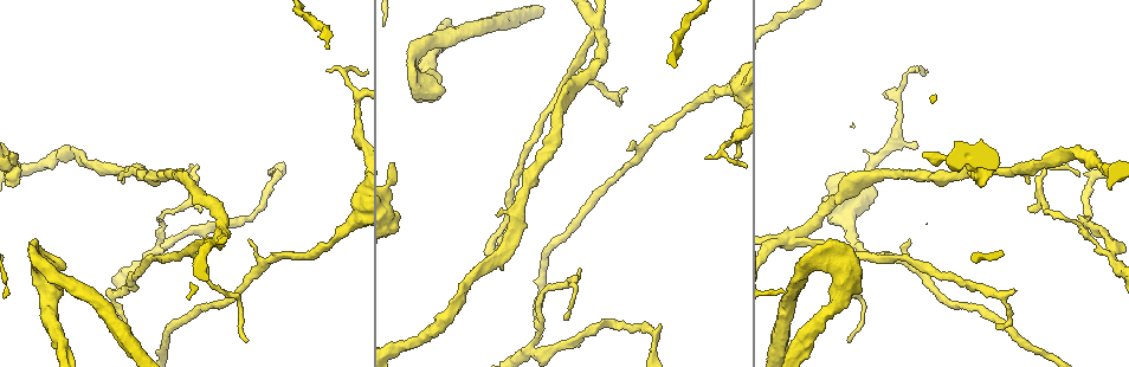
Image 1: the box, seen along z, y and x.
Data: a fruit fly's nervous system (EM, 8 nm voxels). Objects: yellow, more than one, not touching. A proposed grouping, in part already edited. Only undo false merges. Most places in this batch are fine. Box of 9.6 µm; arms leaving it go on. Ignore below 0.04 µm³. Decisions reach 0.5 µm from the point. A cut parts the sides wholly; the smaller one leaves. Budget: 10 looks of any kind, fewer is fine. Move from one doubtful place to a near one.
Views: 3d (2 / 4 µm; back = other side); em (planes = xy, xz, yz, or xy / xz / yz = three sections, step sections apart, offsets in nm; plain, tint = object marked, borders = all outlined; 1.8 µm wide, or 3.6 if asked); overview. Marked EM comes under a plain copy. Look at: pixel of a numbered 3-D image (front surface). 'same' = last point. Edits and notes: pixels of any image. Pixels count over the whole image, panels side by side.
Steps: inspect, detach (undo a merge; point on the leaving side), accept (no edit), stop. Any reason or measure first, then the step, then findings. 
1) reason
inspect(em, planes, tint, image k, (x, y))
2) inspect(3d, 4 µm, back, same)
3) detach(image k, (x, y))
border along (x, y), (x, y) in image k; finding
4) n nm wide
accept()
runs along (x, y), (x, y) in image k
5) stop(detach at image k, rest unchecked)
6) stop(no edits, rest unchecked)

inspect(em, 3.6 µm, yz, step 8, tint, image 1, (419, 81))

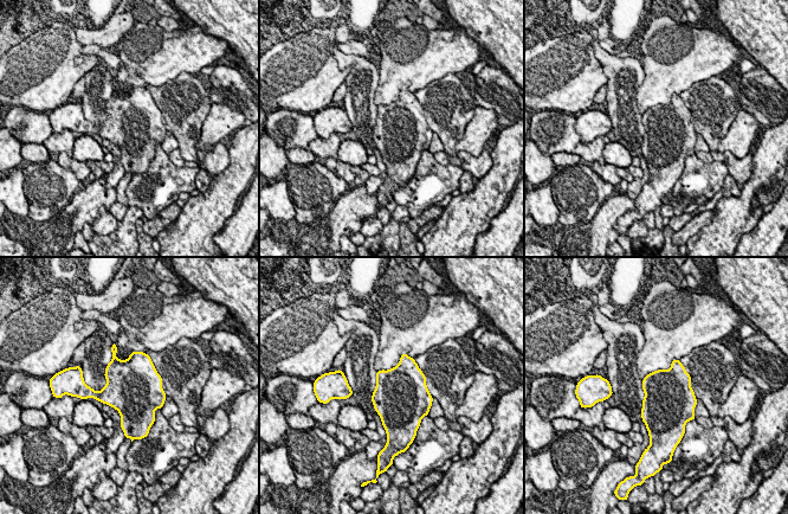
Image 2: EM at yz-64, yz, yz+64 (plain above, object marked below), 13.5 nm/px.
another direction
inspect(em, 3.6 µm, planes, tint, same)

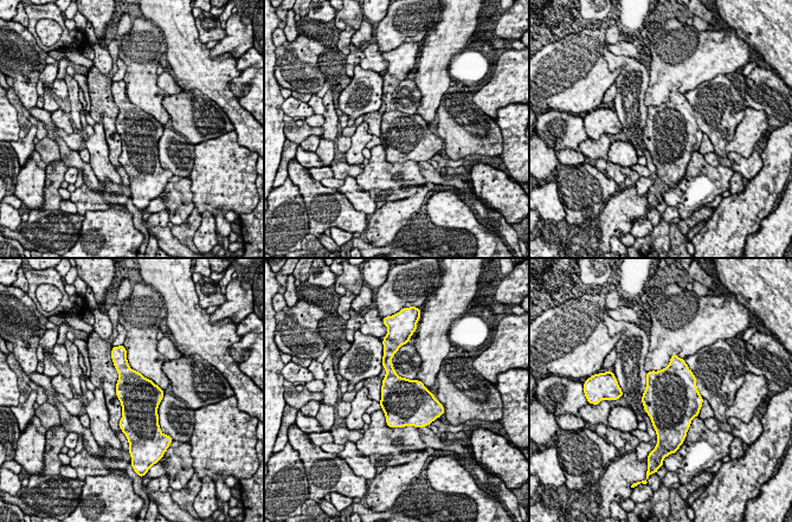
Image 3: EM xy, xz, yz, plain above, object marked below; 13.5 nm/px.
accept()
all the same neuron

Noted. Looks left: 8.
thick turns thin
inspect(3d, 2 µm, image 1, (977, 173))

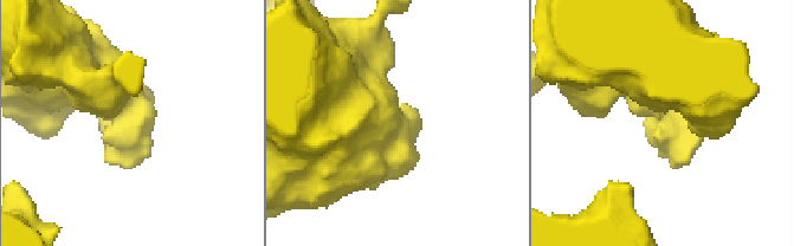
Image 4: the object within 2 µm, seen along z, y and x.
inspect(em, planes, tint, image 4, (132, 130))

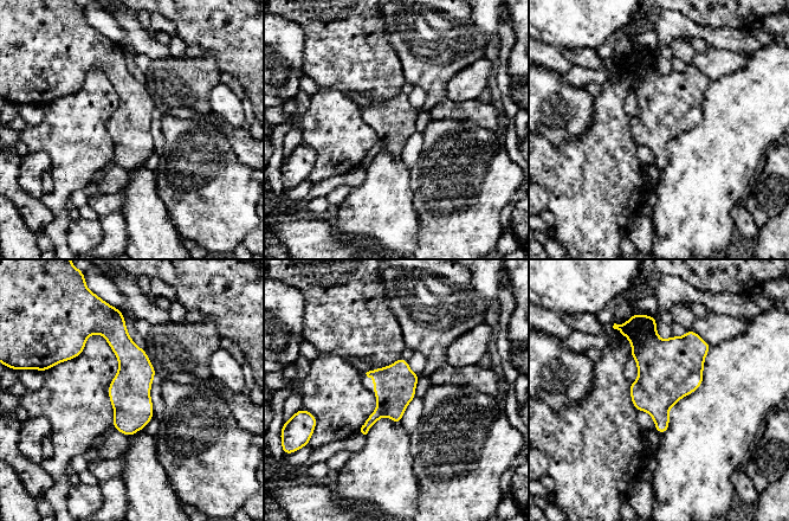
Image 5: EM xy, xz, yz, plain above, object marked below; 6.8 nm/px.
accept()
runs along (118, 322), (129, 432) in image 5; continuous, no second neuron

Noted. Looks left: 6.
arms part here
inspect(3d, 2 µm, image 1, (534, 350))

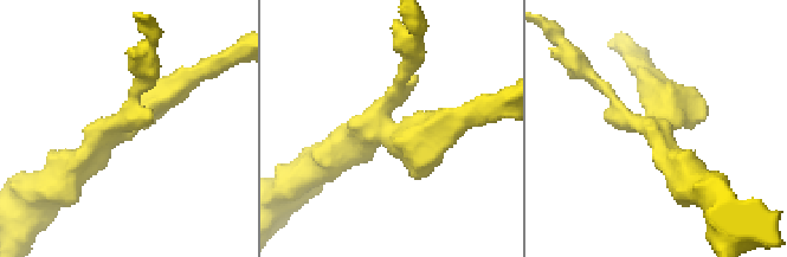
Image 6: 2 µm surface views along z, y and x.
3 arms; arms of 170, 180, 280 nm
inspect(em, planes, borders, image 6, (658, 129))

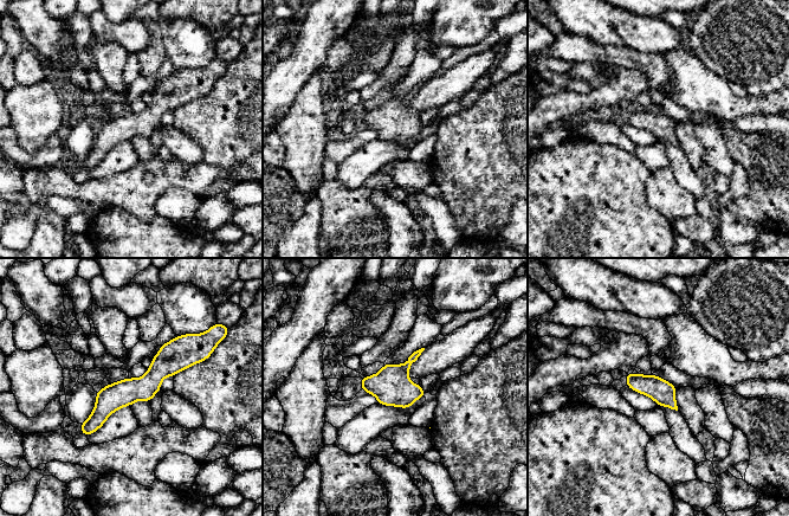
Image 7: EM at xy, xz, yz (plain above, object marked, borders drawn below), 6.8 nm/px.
170 nm wide
accept()
runs along (191, 354), (122, 393), (84, 431) in image 7; one neuron here

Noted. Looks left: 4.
sudden change in width
inspect(3d, 4 µm, image 1, (358, 214))

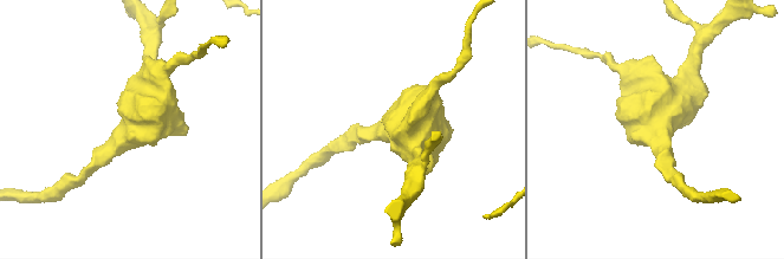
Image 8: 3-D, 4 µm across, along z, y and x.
inspect(em, 3.6 µm, xz, step 16, tint, image 8, (661, 130))

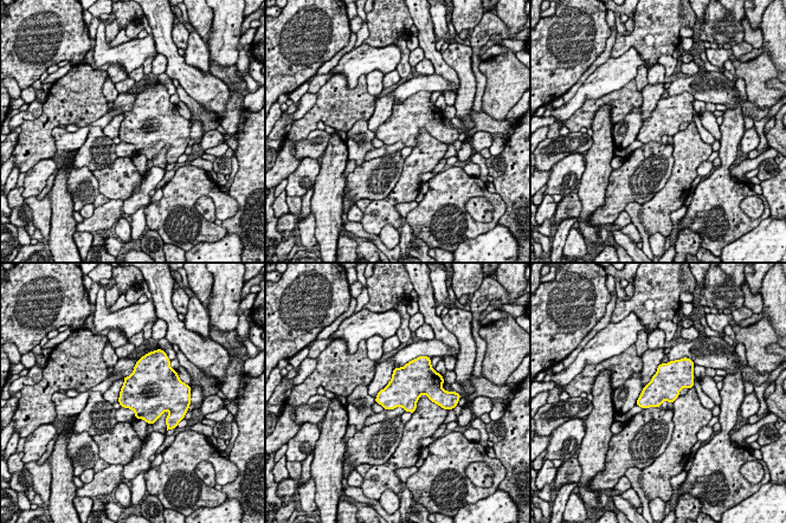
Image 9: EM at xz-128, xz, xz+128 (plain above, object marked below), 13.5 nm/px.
accept()
one neuron here

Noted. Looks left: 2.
stop(no edits, rest unchecked)

